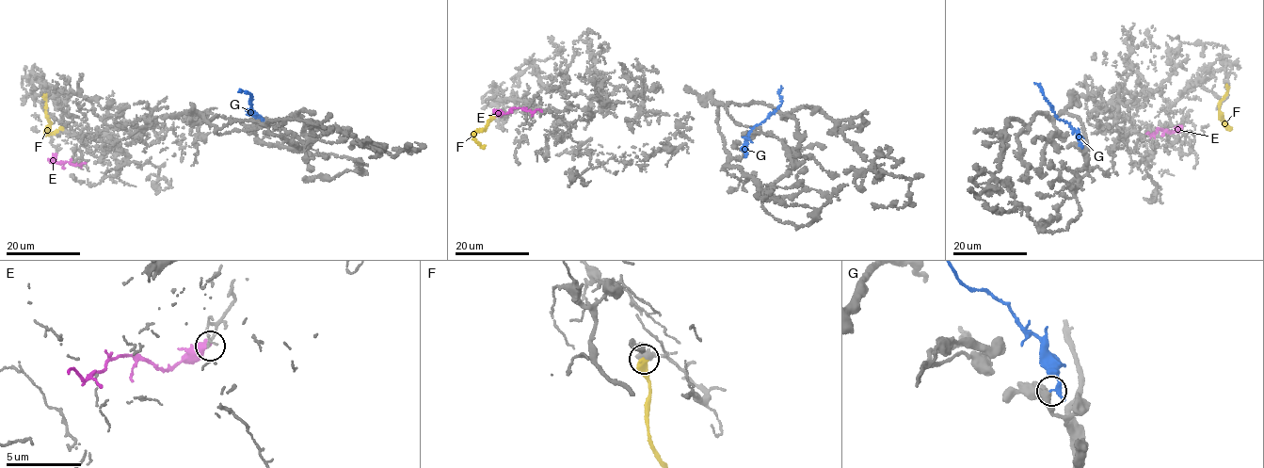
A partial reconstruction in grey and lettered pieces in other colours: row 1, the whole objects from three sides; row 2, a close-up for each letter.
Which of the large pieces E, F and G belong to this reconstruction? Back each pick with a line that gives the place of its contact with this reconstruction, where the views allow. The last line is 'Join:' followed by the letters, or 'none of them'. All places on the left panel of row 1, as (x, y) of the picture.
Join: none of them

